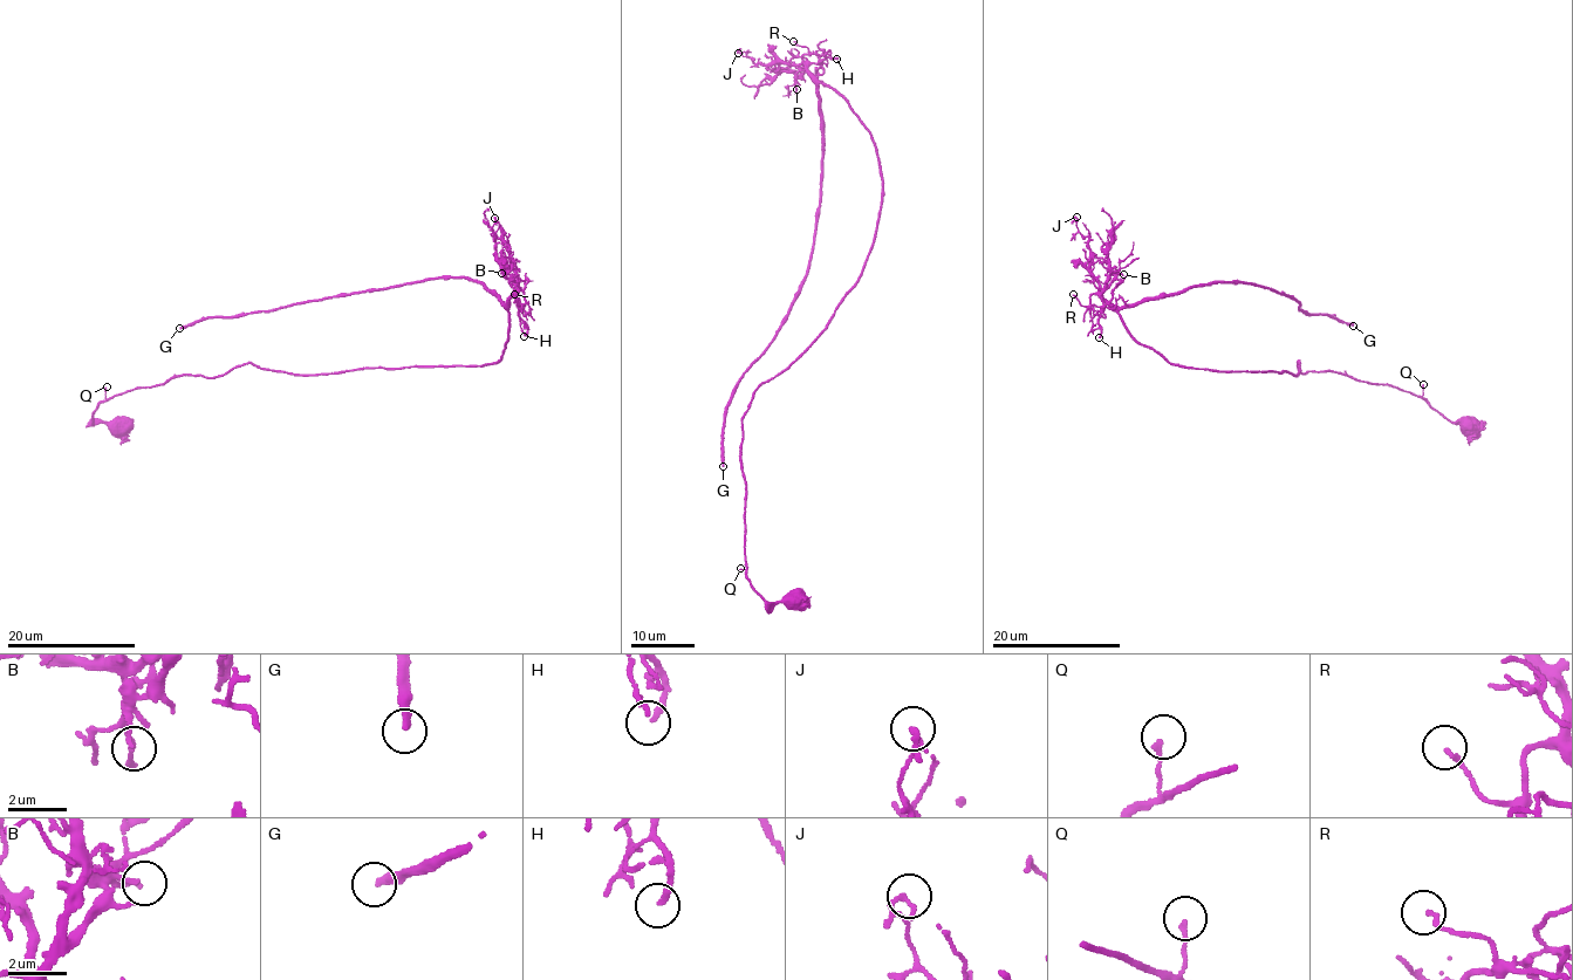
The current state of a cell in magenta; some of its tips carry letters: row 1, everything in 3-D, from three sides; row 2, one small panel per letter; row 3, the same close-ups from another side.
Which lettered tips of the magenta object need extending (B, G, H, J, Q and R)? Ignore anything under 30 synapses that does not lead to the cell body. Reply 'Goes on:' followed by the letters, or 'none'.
Goes on: G

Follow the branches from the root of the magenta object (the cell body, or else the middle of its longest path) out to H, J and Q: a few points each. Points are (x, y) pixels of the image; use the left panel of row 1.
H: (121, 426), (93, 424), (98, 404), (247, 363), (335, 374), (497, 363), (514, 296), (524, 336)
J: (121, 426), (93, 424), (98, 404), (247, 363), (335, 374), (497, 363), (513, 292), (497, 258), (494, 218)
Q: (121, 426), (93, 424), (93, 415), (105, 398), (107, 386)

